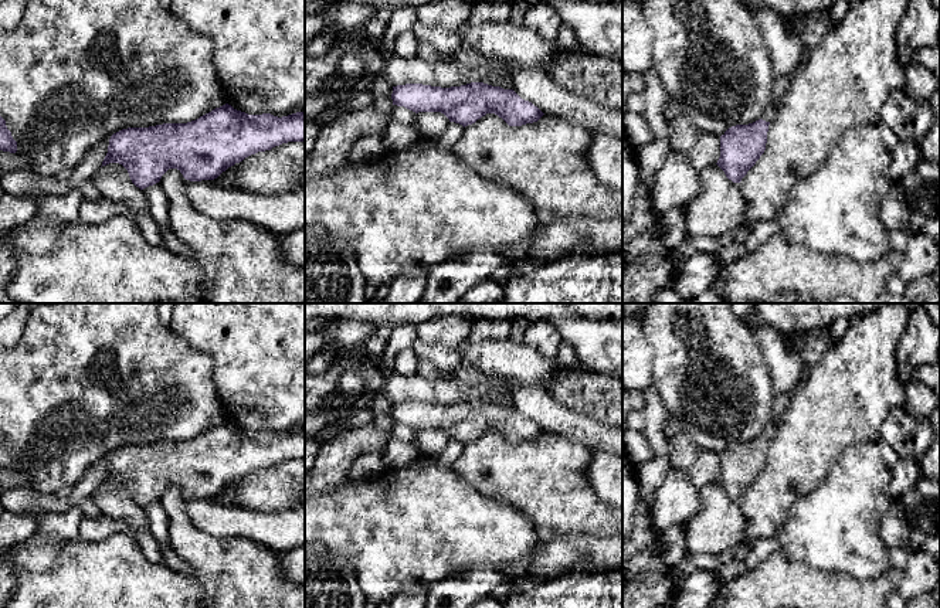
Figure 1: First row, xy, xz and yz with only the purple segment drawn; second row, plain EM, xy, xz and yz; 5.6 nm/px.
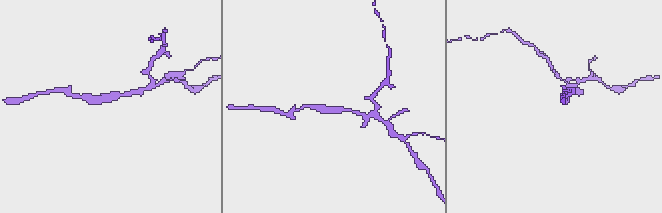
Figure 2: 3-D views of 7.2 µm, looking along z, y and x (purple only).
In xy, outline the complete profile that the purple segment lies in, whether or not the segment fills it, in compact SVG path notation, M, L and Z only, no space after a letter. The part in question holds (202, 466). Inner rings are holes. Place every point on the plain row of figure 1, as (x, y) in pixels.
M225 421L187 441L128 445L113 451L102 483L122 482L132 500L143 507L159 500L169 486L177 486L190 499L214 497L245 475L288 459L305 459L305 429L282 435L248 432Z

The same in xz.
M483 400L441 405L423 401L393 404L393 422L415 431L441 429L449 439L464 445L486 431L495 431L509 444L537 439L544 431L532 420L522 417L513 407L503 407Z

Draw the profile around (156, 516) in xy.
M159 500L143 506L143 512L149 522L149 531L159 543L160 550L170 547L169 519Z

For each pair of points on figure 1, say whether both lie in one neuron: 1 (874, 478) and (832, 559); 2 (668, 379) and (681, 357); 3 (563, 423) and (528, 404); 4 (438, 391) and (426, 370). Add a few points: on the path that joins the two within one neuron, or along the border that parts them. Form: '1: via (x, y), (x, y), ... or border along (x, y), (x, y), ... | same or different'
1: via (854, 498), (832, 529), (832, 539) | same
2: via (674, 373), (681, 363) | same
3: via (555, 417), (536, 404) | same
4: border along (416, 373), (424, 377), (450, 377), (462, 384) | different

